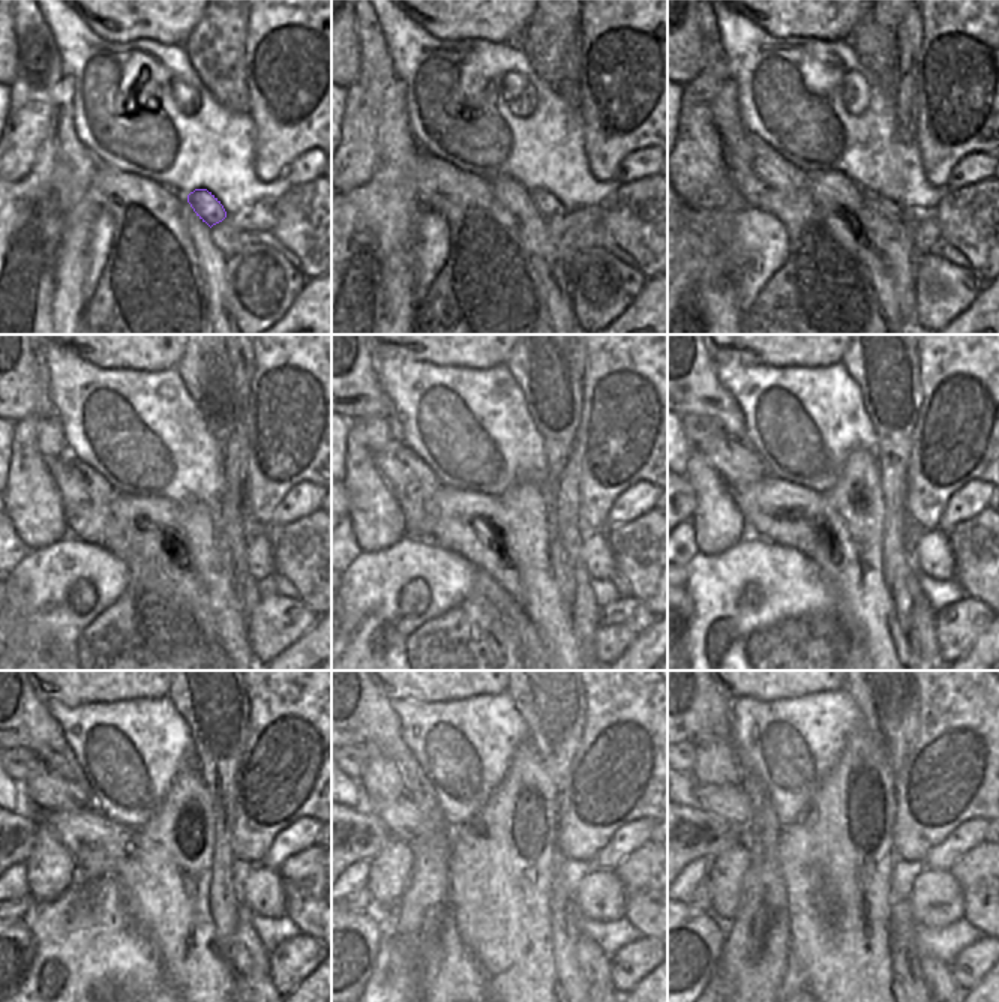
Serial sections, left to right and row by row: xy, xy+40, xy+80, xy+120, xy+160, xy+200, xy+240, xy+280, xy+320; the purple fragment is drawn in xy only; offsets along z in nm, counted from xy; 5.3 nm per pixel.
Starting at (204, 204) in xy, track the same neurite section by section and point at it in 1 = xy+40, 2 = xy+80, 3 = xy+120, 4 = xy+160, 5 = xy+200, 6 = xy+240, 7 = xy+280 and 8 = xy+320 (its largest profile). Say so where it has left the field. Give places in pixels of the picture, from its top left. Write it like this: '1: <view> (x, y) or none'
1: xy+40 (548, 206)
2: xy+80 (890, 210)
3: xy+120 (221, 543)
4: xy+160 (558, 558)
5: xy+200 (908, 590)
6: xy+240 (246, 956)
7: xy+280 (596, 968)
8: xy+320 (936, 974)

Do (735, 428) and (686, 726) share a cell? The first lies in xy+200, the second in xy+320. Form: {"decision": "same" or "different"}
{"decision": "same"}

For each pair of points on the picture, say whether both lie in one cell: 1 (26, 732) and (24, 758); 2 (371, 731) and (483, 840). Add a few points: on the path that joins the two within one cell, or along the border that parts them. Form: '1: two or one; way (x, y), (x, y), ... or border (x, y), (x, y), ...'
1: two; border (15, 746), (29, 749), (39, 759)
2: two; border (455, 828), (447, 863)

